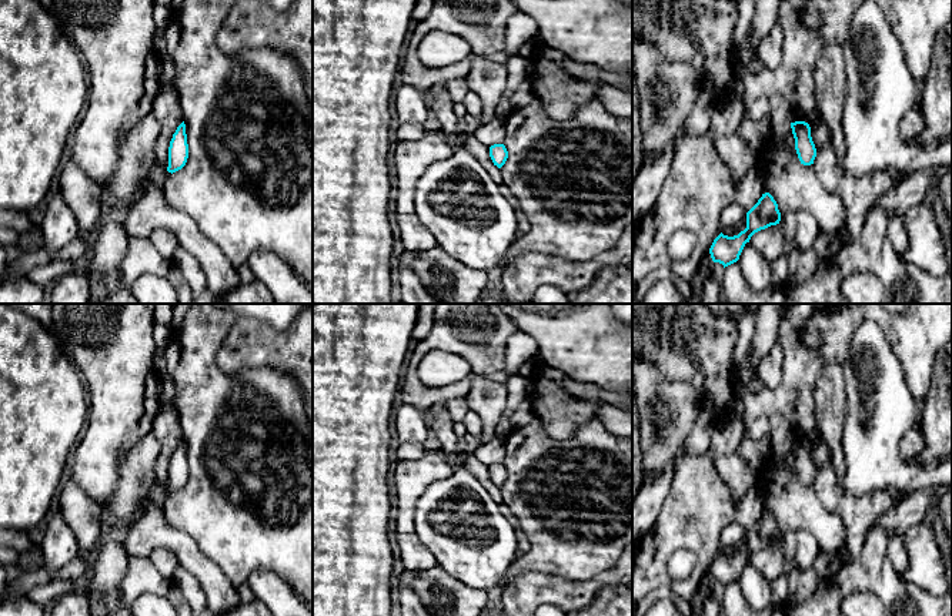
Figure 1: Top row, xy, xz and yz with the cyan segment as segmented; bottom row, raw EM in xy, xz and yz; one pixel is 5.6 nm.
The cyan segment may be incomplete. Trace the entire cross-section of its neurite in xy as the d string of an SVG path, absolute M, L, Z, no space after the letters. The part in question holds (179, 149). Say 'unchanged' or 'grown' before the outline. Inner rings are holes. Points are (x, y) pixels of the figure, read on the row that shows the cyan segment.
unchanged | M184 121L177 127L168 147L168 173L176 173L181 170L188 158L188 144L187 144L187 134L186 134L186 124Z

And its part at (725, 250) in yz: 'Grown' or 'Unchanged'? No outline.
Unchanged

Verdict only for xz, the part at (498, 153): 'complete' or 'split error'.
complete

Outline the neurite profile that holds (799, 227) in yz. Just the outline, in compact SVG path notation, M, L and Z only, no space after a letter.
M788 211L781 214L779 227L784 231L785 244L792 241L801 250L812 250L819 228L816 220L805 211Z

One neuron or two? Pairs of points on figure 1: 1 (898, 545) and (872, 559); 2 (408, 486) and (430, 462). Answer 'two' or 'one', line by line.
1: two
2: one

